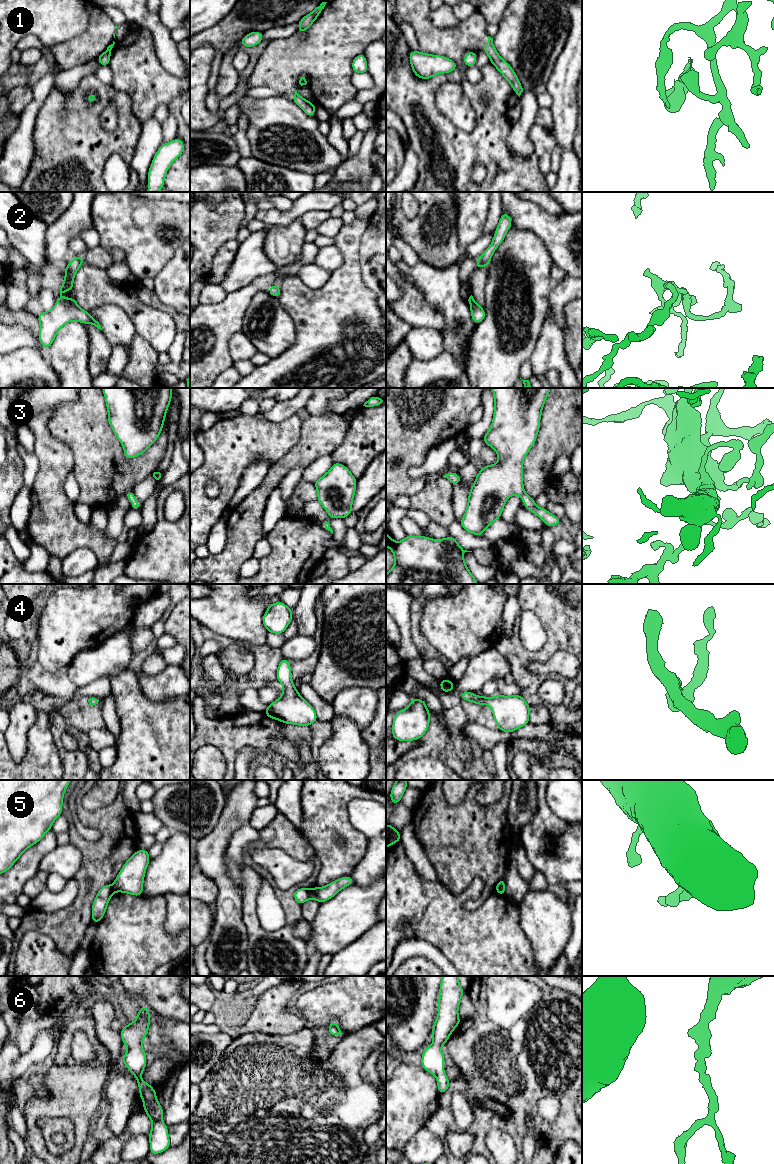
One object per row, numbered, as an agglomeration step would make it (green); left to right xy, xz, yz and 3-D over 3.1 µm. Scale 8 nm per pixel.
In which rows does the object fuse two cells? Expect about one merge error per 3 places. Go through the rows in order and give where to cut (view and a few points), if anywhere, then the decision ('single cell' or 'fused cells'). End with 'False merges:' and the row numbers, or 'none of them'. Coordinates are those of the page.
1: xy (106, 50), (110, 51) | fused cells
2: no cut | single cell
3: no cut | single cell
4: no cut | single cell
5: xz (308, 889), (308, 896), (310, 898) | fused cells
6: no cut | single cell
False merges: 1, 5

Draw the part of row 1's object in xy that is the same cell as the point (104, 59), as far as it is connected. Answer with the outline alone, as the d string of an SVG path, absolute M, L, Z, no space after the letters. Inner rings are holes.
M105 51L101 55L99 55L97 59L101 66L107 66L109 65L110 57L111 57L111 51Z

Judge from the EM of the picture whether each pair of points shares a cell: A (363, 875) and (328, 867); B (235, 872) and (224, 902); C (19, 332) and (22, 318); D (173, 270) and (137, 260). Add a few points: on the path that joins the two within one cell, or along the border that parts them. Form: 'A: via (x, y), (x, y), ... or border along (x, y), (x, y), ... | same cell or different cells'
A: border along (365, 852), (360, 862), (348, 875) | different cells
B: border along (224, 857), (228, 876), (242, 895) | different cells
C: border along (10, 323), (22, 324), (36, 337) | different cells
D: border along (178, 248), (172, 258), (153, 279) | different cells

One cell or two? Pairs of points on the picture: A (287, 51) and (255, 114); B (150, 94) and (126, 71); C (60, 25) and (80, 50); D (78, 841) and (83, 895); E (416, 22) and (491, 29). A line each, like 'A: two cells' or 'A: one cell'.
A: two cells
B: one cell
C: two cells
D: one cell
E: two cells

